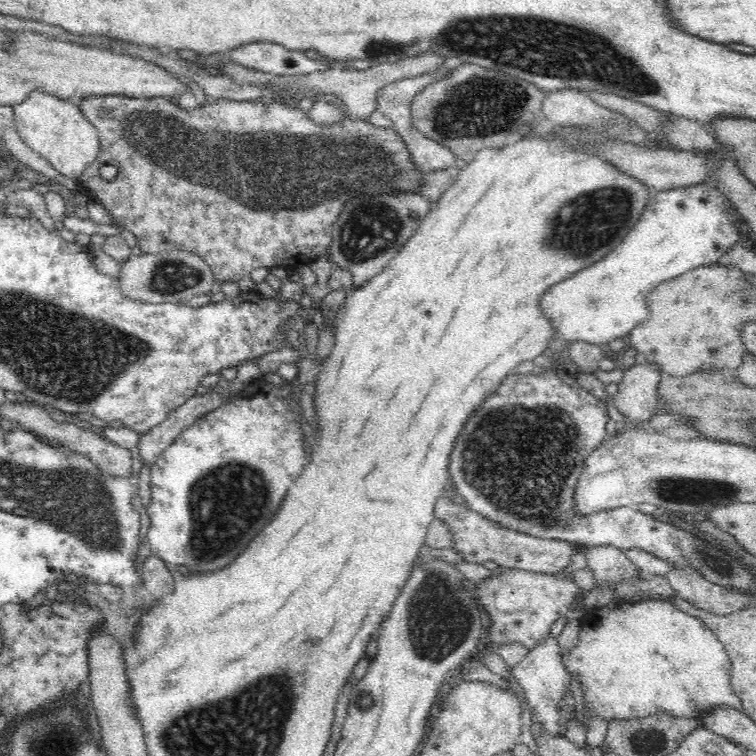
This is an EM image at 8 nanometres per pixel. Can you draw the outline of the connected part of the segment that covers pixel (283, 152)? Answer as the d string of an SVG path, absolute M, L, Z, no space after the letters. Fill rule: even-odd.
M123 95L88 96L86 99L77 100L77 103L86 119L96 127L98 137L100 137L98 158L82 172L82 176L77 181L87 200L100 201L119 226L135 234L138 252L187 251L196 253L210 265L217 285L223 282L237 283L243 276L250 275L254 268L273 266L300 268L300 266L310 265L316 258L327 256L333 238L334 222L338 220L348 200L362 198L368 194L376 196L376 194L398 194L398 192L420 193L420 184L424 178L424 172L416 168L408 153L406 143L402 141L402 137L394 127L375 126L350 116L333 126L321 126L307 117L307 114L299 108L289 108L278 102L266 105L260 99L244 102L219 99L216 103L208 102L204 106L199 106L192 112L182 110L177 100L173 101L164 97L134 99ZM106 164L112 164L117 168L118 173L112 181L102 179L100 175L100 168Z

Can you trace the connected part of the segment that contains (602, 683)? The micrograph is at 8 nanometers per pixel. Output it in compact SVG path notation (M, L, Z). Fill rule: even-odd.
M656 599L642 600L638 602L622 602L612 600L610 604L603 605L591 611L581 625L578 634L577 645L572 648L571 653L562 658L566 671L570 676L579 676L581 688L584 692L584 702L588 704L597 716L606 720L630 720L630 718L646 718L656 714L658 711L670 713L682 718L700 718L704 711L715 706L726 705L742 711L742 701L731 687L731 660L726 652L725 646L718 640L716 633L710 630L698 617L690 616L673 606L668 601L658 601Z

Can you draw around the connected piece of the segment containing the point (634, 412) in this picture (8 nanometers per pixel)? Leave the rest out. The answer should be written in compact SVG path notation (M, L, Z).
M638 363L624 369L623 378L613 397L619 412L645 425L659 407L658 384L660 384L658 363Z

